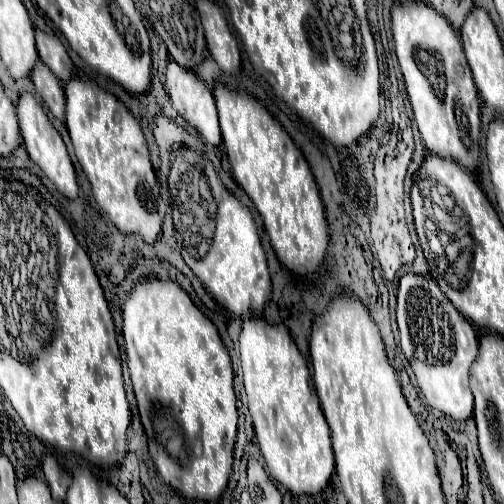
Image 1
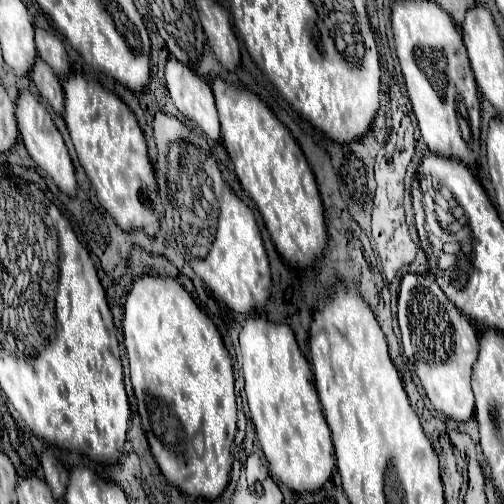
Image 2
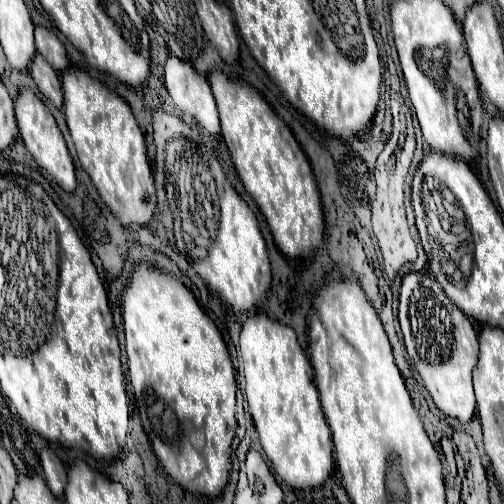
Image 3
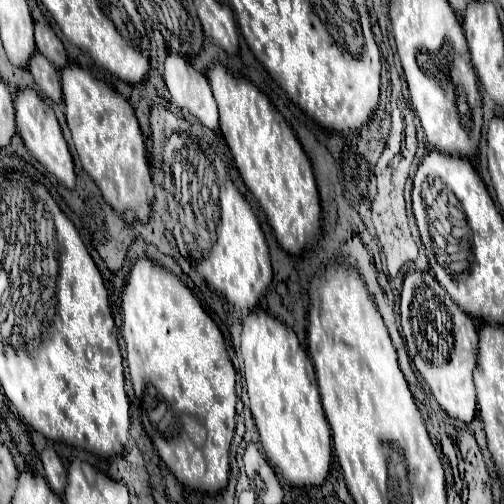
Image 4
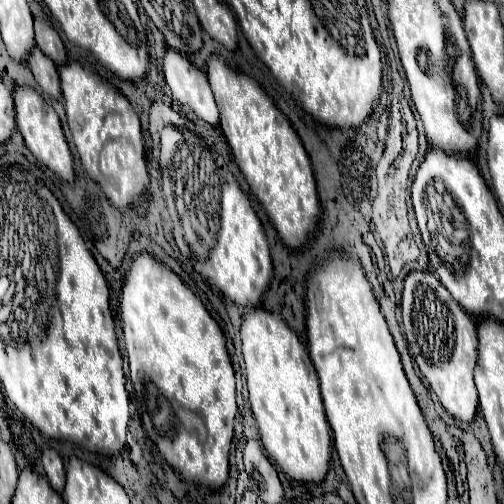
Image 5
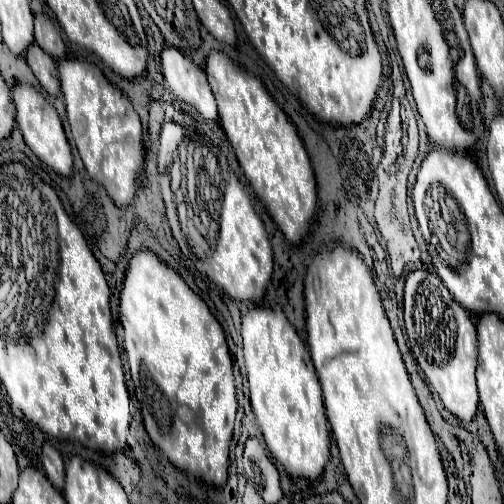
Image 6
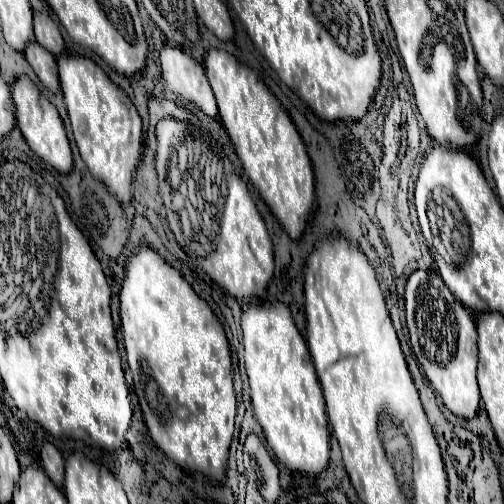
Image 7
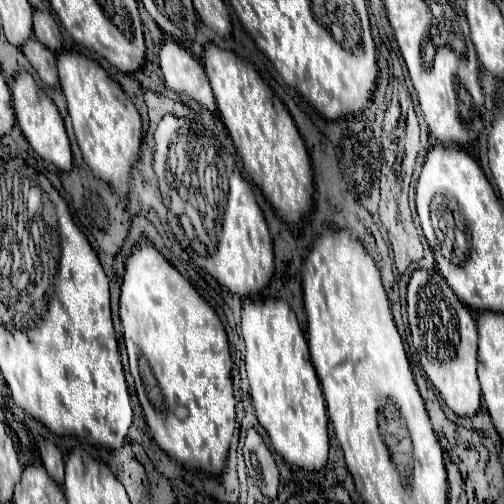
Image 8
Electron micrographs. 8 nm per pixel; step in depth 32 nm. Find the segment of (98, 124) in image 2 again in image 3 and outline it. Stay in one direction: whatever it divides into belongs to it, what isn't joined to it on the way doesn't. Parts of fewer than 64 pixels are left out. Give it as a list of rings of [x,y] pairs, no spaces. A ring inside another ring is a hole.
[[[66,70],[62,74],[64,116],[76,146],[78,160],[96,186],[102,202],[120,220],[124,228],[150,226],[158,210],[154,176],[146,156],[144,134],[130,106],[102,82],[92,80],[84,70]]]

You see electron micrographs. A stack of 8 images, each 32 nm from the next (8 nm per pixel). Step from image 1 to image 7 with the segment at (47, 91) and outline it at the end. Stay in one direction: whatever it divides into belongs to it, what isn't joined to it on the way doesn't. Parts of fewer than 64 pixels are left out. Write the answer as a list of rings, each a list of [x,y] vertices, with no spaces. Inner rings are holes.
[[[30,42],[24,50],[24,56],[28,60],[28,64],[32,66],[32,70],[36,72],[38,80],[42,82],[44,88],[48,88],[50,92],[60,92],[60,82],[58,82],[58,68],[56,68],[56,58],[44,50],[38,42]]]

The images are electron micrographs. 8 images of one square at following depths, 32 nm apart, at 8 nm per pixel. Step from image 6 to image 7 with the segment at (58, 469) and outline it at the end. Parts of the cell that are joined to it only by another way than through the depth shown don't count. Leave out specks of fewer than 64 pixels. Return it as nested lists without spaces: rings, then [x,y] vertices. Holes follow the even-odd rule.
[[[46,442],[46,444],[42,446],[40,458],[42,458],[42,466],[44,466],[48,478],[50,478],[58,488],[62,488],[62,482],[64,482],[64,460],[62,460],[62,454],[56,450],[56,446],[52,446],[52,444]]]

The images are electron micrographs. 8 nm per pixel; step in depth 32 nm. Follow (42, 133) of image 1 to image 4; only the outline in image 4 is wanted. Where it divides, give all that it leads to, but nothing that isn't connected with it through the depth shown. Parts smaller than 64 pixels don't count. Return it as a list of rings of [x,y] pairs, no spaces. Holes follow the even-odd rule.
[[[24,88],[16,92],[14,98],[14,108],[16,108],[16,124],[18,124],[18,134],[24,140],[24,146],[28,148],[28,152],[50,172],[56,176],[56,180],[66,186],[68,190],[74,188],[76,176],[74,176],[74,162],[70,156],[70,150],[66,146],[66,140],[62,136],[62,130],[58,126],[58,120],[52,112],[52,108],[48,104],[42,102],[42,98],[32,90],[32,88]]]

